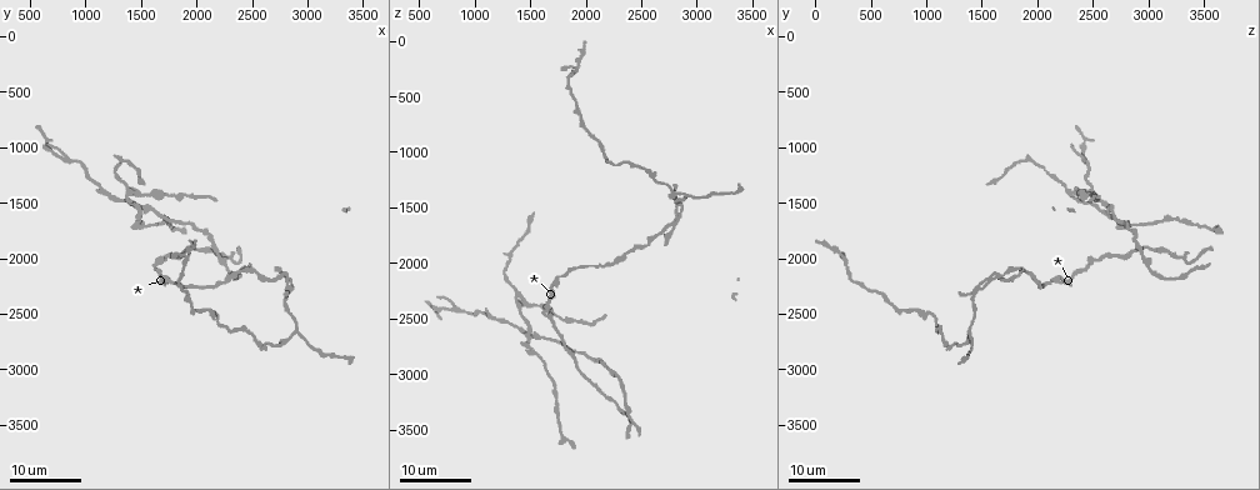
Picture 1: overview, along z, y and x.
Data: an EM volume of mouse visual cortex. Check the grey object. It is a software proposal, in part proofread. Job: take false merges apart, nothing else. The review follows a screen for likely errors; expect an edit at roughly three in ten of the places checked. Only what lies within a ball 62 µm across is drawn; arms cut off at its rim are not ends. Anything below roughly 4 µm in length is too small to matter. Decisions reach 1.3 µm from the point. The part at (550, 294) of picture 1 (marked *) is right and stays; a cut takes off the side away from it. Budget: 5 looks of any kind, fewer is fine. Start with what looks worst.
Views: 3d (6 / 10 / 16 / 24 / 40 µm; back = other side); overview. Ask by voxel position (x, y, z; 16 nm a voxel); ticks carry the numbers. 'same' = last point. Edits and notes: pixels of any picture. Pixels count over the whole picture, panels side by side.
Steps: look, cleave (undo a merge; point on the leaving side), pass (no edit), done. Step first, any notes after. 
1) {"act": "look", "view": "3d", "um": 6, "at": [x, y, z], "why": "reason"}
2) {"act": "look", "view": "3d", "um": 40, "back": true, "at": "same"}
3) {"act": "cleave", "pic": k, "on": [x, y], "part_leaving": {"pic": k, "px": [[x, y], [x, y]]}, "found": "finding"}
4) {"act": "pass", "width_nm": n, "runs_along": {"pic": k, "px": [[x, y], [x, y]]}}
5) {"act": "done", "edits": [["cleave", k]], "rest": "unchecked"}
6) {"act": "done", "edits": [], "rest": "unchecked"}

{"act": "look", "view": "3d", "um": 24, "at": [1400, 1420, 2300], "why": "three arms meet"}

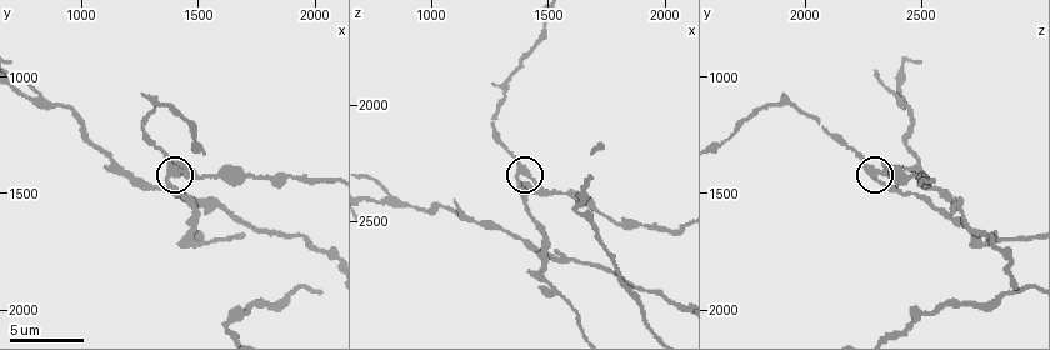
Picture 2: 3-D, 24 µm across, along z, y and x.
{"act": "look", "view": "3d", "um": 6, "at": [1410, 1410, 2300], "why": "zoom in"}

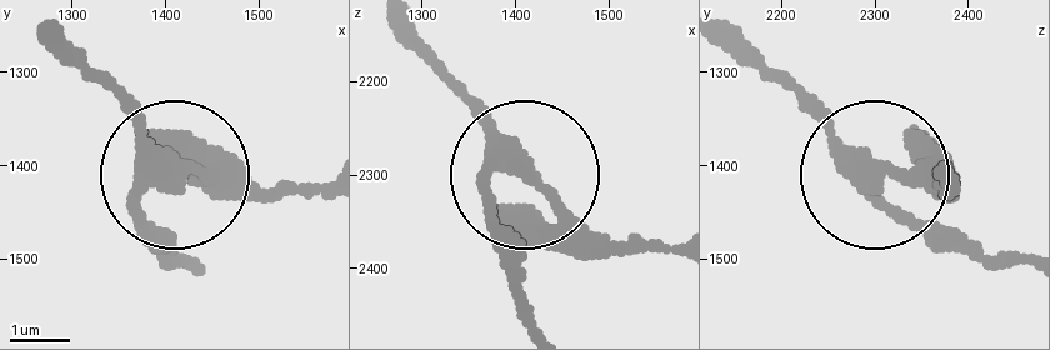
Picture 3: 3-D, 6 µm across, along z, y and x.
{"act": "cleave", "pic": 3, "on": [226, 161], "part_leaving": {"pic": 3, "px": [[511, 179], [595, 233], [670, 248]]}, "found": "a second neuron is stuck on"}

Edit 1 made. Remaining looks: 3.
{"act": "look", "view": "overview"}

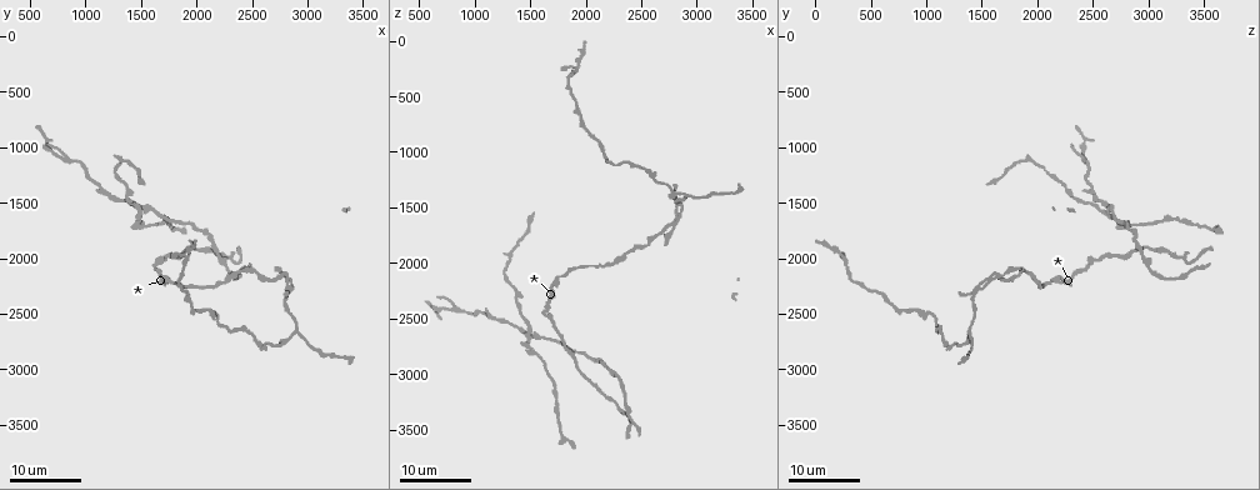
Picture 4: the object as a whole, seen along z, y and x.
{"act": "look", "view": "3d", "um": 24, "at": [1460, 1600, 2620], "why": "small branch off a trunk"}

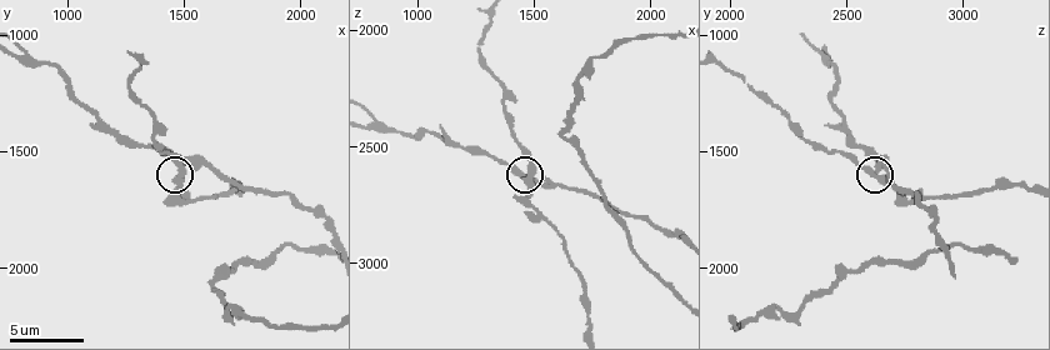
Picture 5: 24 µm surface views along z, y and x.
{"act": "look", "view": "3d", "um": 10, "at": [1480, 1600, 2600]}

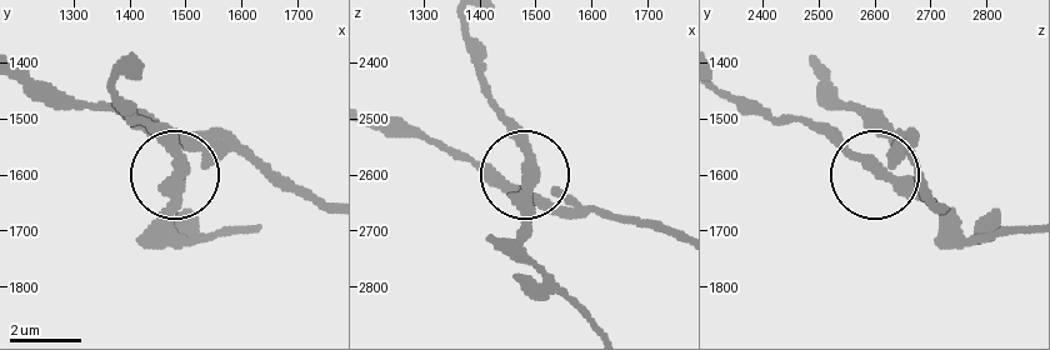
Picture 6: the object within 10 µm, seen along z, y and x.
{"act": "pass", "runs_along": {"pic": 6, "px": [[321, 204], [231, 150], [186, 148], [169, 234]]}, "found": "all the same neuron"}

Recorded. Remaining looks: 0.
{"act": "done", "edits": [["cleave", 3]], "rest": "unchecked"}

